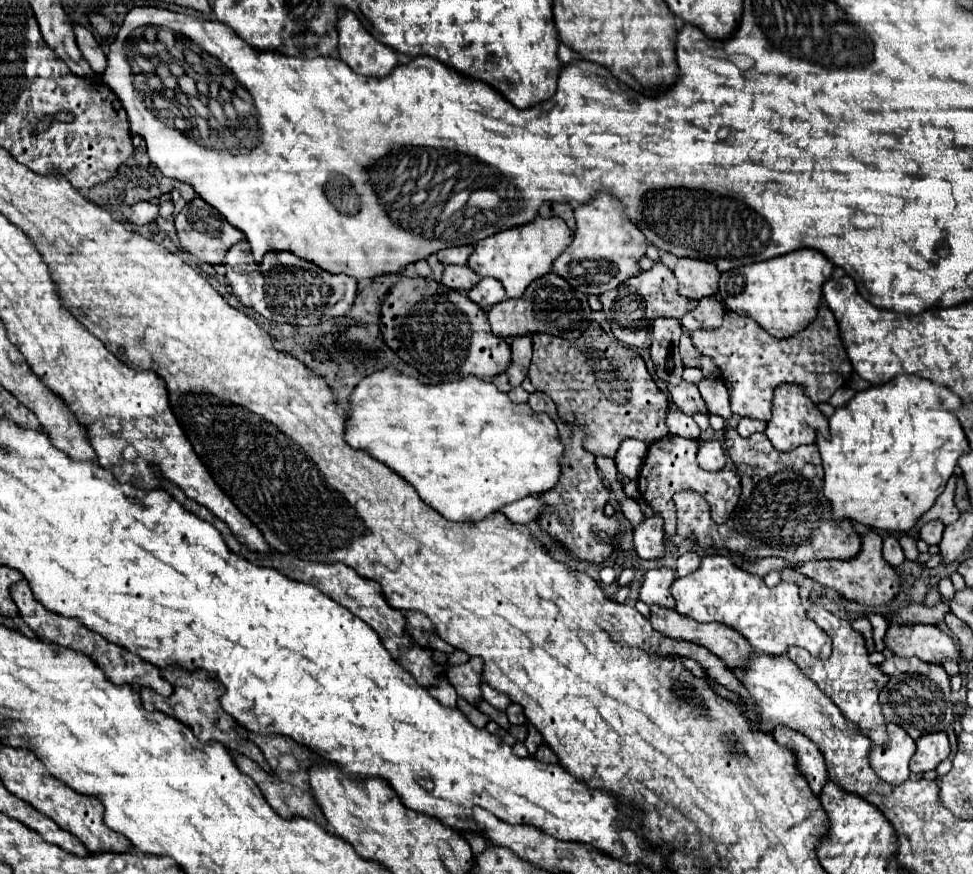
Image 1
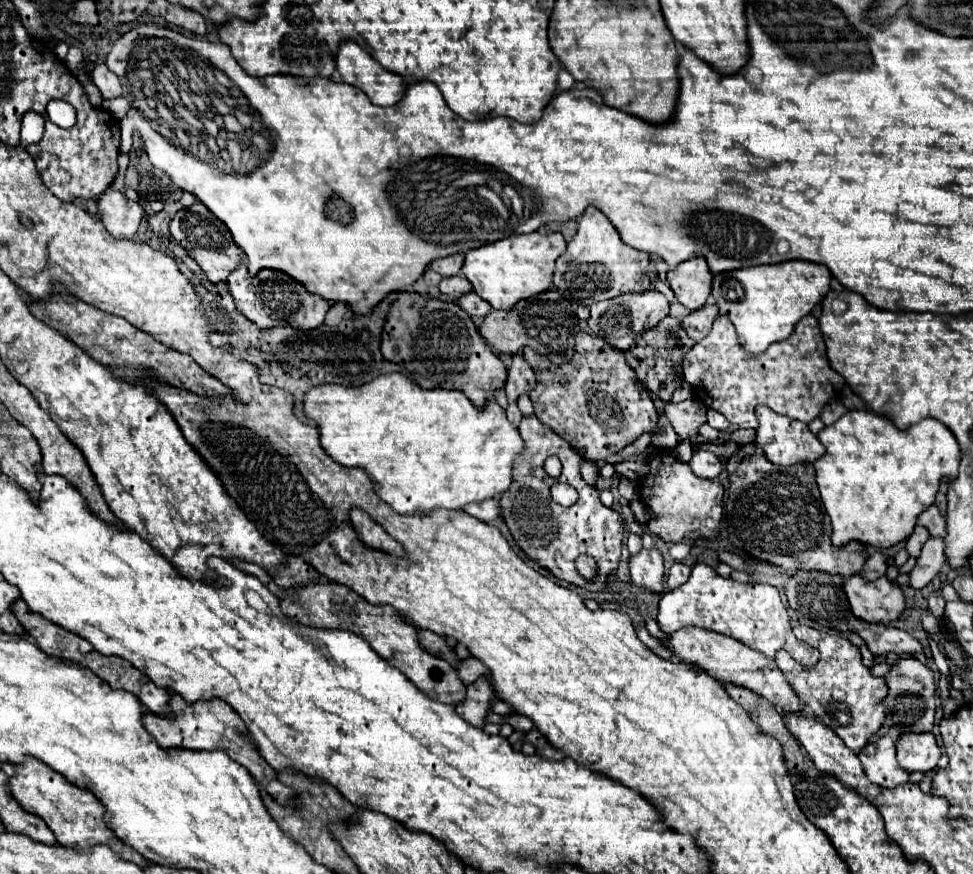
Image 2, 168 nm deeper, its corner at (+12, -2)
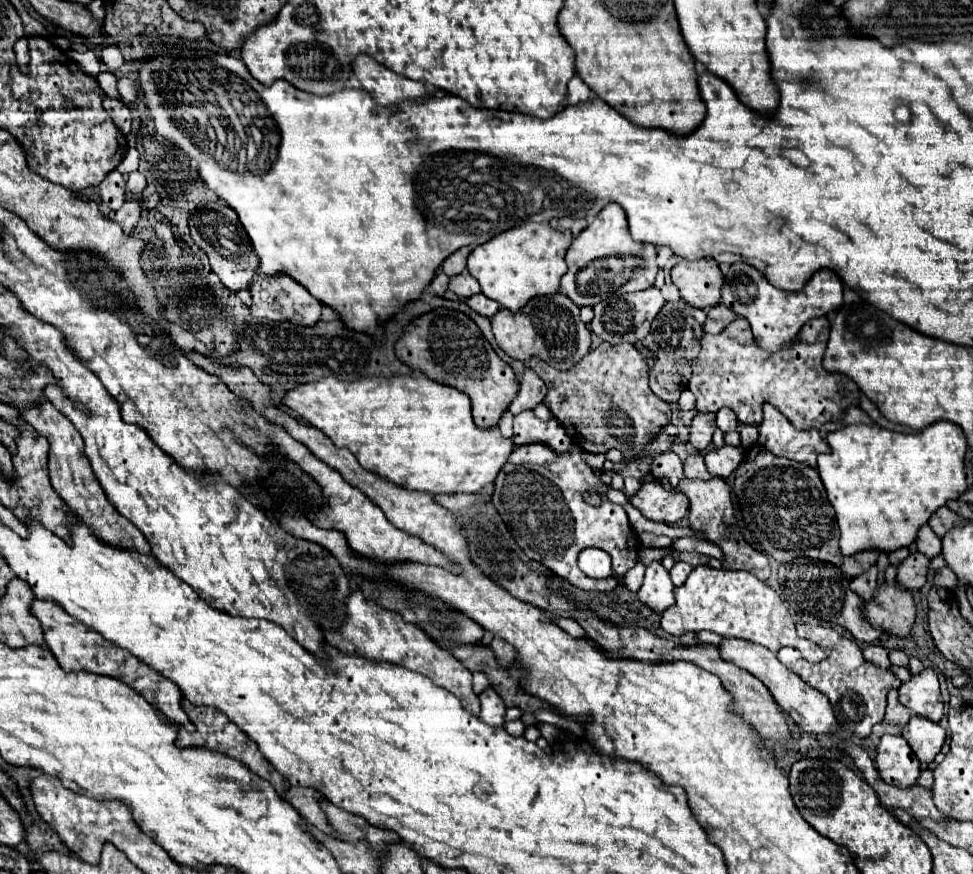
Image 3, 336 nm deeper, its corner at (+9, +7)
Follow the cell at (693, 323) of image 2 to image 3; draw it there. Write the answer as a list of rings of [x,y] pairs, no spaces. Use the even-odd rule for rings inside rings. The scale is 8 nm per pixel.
[[[724,304],[720,306],[714,306],[712,310],[708,310],[708,320],[704,324],[704,332],[710,332],[710,334],[720,334],[730,322],[734,322],[738,316],[726,308]]]

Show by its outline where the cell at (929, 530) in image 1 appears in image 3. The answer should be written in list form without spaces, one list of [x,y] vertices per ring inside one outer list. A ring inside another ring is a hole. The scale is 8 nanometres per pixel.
[[[922,526],[920,534],[916,538],[916,546],[918,546],[920,554],[924,554],[928,558],[936,558],[942,550],[942,540],[932,532],[930,526]]]

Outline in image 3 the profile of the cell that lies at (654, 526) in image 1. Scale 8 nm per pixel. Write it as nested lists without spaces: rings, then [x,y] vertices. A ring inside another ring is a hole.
[[[652,562],[646,568],[646,576],[638,592],[638,598],[644,606],[648,606],[654,612],[664,612],[668,606],[672,606],[674,584],[670,580],[670,574],[664,570],[660,562]]]

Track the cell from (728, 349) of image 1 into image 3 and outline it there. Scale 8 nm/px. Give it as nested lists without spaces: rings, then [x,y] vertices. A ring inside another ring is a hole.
[[[738,318],[720,334],[704,334],[702,350],[692,362],[690,392],[696,396],[698,412],[716,414],[720,408],[730,408],[742,424],[762,422],[762,404],[776,406],[798,430],[820,428],[826,422],[840,422],[850,406],[860,404],[858,386],[842,376],[828,374],[822,366],[822,356],[830,336],[828,318],[816,318],[804,324],[798,340],[790,348],[768,354],[756,346],[748,320]]]

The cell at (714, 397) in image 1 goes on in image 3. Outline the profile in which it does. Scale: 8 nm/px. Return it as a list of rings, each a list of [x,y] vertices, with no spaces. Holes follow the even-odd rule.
[[[720,410],[720,412],[716,414],[716,424],[718,424],[718,428],[720,428],[722,432],[732,432],[732,430],[736,430],[738,420],[736,420],[736,416],[732,414],[732,410]]]

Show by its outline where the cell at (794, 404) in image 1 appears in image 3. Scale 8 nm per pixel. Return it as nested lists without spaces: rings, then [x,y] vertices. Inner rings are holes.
[[[764,404],[764,420],[758,426],[760,440],[758,444],[764,446],[774,456],[784,456],[788,460],[796,460],[816,468],[816,456],[828,454],[828,442],[818,434],[818,430],[796,430],[784,414],[780,414],[774,406]]]

